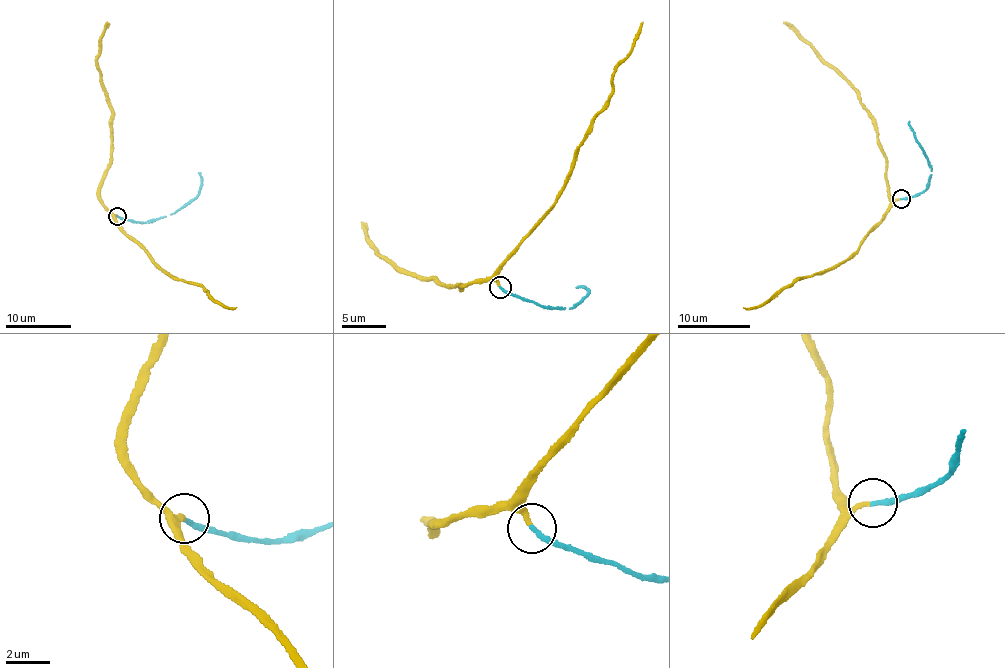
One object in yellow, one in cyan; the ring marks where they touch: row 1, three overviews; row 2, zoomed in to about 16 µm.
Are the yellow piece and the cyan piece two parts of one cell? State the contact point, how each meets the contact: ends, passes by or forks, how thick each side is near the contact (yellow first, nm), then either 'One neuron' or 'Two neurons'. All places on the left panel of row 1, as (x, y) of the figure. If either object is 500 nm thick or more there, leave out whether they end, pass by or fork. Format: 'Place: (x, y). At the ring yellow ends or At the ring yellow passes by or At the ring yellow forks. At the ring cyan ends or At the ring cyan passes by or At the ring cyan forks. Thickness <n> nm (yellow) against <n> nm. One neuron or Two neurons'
Place: (117, 216). At the ring yellow ends. At the ring cyan ends. Thickness 200 nm (yellow) against 220 nm. One neuron

